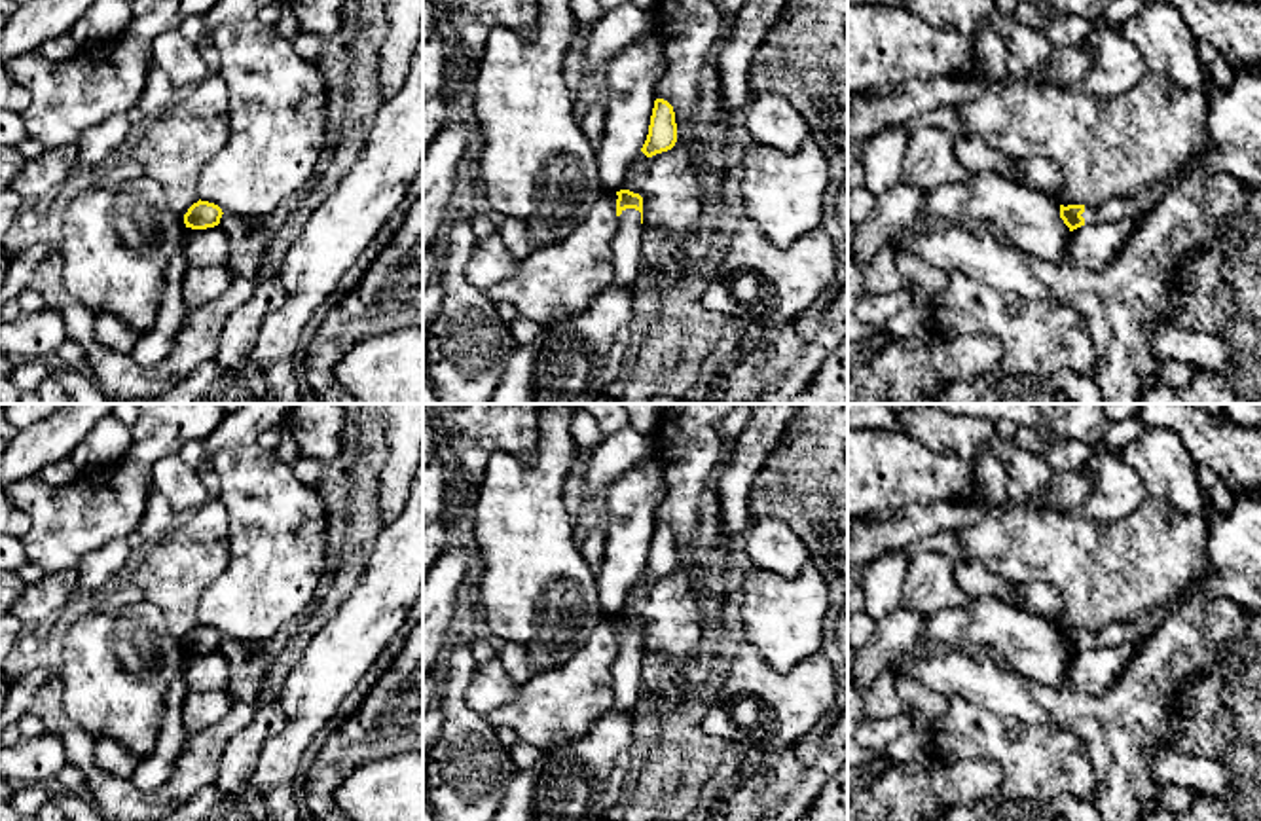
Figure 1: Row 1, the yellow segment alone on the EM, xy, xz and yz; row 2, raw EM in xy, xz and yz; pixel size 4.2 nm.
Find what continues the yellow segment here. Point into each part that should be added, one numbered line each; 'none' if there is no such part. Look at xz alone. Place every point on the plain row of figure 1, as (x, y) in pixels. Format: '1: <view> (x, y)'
1: xz (626, 668)

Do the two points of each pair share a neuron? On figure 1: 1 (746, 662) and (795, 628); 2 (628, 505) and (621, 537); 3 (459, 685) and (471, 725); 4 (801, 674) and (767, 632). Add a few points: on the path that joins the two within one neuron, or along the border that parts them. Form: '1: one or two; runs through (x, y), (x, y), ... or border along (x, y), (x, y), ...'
1: two; border along (746, 639), (778, 672), (789, 672), (804, 660)
2: one; runs through (630, 512), (634, 518), (628, 529)
3: one; runs through (457, 694), (457, 711), (461, 715)
4: two; border along (818, 653), (803, 658), (787, 672)

